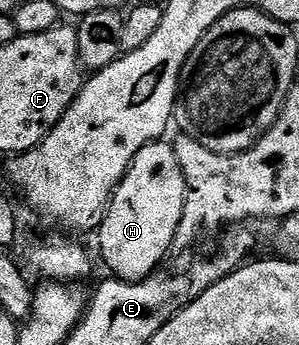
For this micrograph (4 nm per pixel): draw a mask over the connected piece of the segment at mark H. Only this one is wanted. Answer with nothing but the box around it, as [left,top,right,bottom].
[95,140,185,282]

